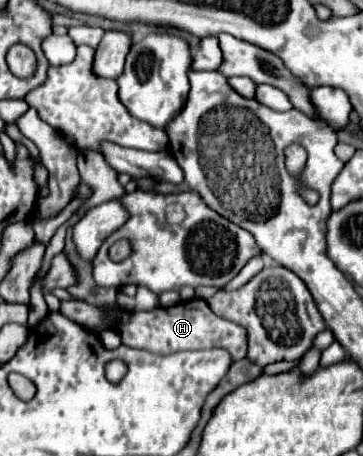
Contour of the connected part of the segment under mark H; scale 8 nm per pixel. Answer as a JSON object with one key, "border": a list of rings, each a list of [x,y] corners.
{"border":[[[190,299],[188,303],[178,303],[174,307],[156,307],[154,311],[130,313],[130,321],[120,327],[122,343],[134,349],[145,349],[152,353],[168,355],[174,351],[200,351],[200,349],[226,349],[234,361],[244,359],[248,353],[248,339],[244,327],[214,315],[204,299]]]}

